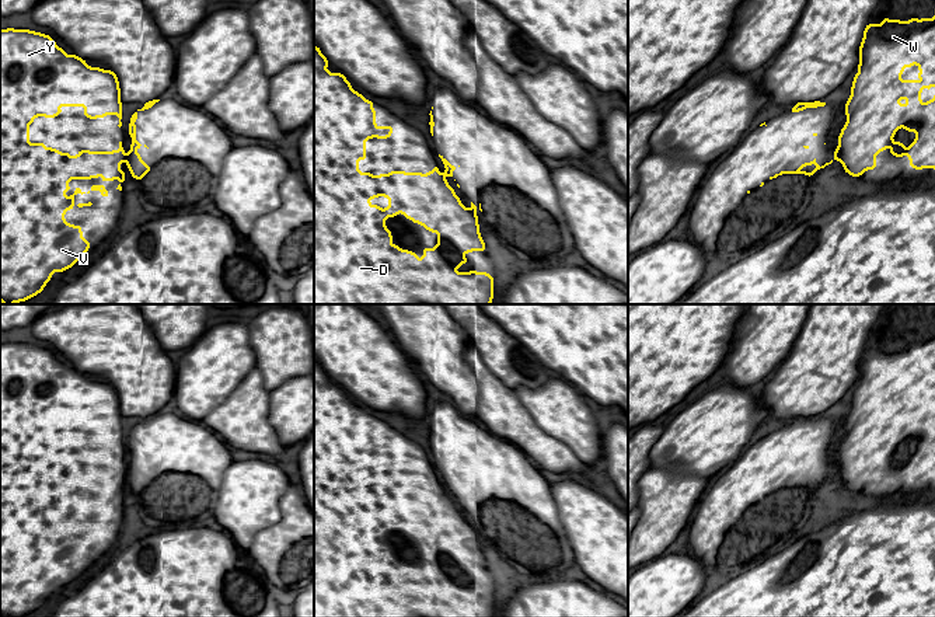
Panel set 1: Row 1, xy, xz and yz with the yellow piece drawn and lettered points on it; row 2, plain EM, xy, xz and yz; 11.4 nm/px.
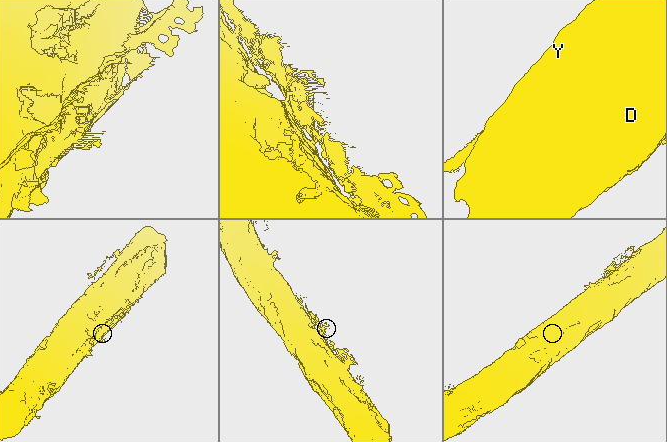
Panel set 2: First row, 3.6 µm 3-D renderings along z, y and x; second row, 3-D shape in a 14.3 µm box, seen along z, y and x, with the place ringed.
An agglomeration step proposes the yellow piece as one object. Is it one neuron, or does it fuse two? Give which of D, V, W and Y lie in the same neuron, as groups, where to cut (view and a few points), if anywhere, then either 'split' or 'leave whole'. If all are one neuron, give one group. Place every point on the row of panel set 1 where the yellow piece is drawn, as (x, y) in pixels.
groups D V W Y; cut none; leave whole

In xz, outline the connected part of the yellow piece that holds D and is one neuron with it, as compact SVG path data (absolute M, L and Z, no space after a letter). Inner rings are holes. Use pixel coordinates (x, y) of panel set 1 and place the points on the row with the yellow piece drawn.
M314 46L314 304L491 304L493 299L493 276L486 272L457 272L463 264L467 264L468 259L464 257L472 251L485 252L485 243L479 233L478 216L475 212L481 209L481 203L477 208L471 202L471 208L467 209L460 198L454 194L454 189L449 185L447 179L443 177L444 174L454 179L451 174L458 167L451 165L443 156L442 158L446 171L442 174L436 165L428 174L422 172L405 172L405 171L391 171L388 174L380 174L376 177L370 172L362 172L359 170L359 161L366 160L366 140L367 139L387 139L393 133L393 126L381 126L376 125L376 109L373 108L371 101L366 100L362 94L355 91L350 83L342 73L331 73L327 70L328 66L327 57L321 53L318 46ZM377 196L385 196L390 203L385 209L381 209L377 205L371 205L370 199L376 199ZM398 213L402 213L407 219L411 219L414 223L422 224L426 230L436 233L439 240L435 248L423 248L423 257L419 259L418 254L402 250L398 245L393 244L391 231L385 227L387 217L395 217Z

